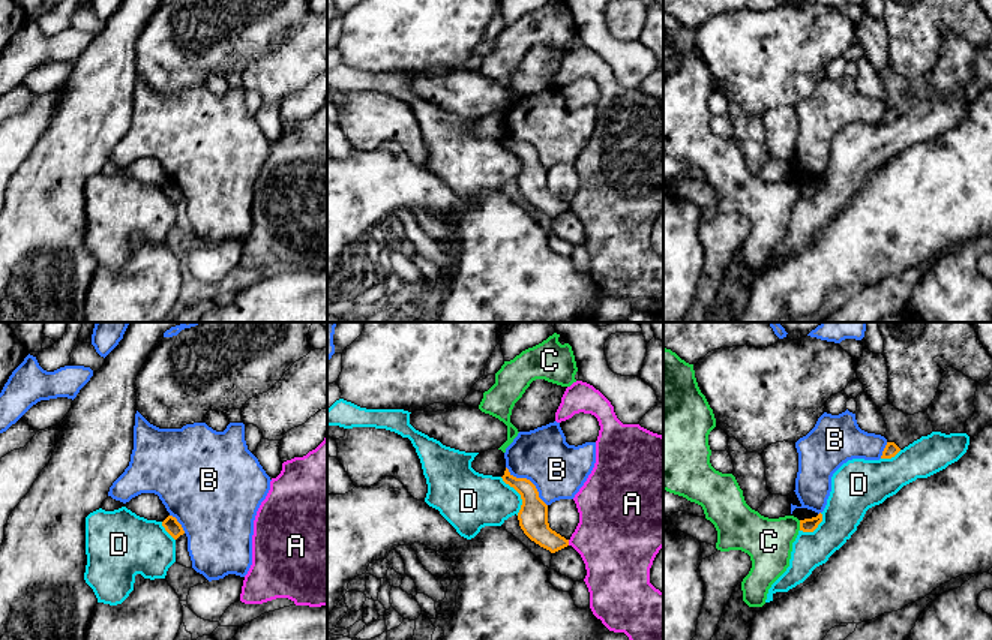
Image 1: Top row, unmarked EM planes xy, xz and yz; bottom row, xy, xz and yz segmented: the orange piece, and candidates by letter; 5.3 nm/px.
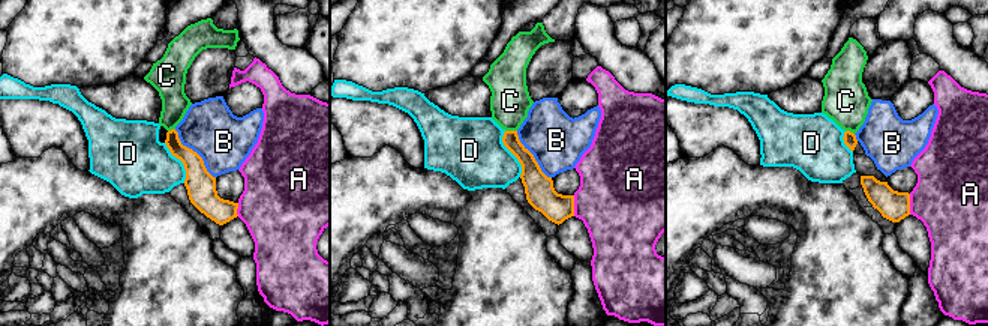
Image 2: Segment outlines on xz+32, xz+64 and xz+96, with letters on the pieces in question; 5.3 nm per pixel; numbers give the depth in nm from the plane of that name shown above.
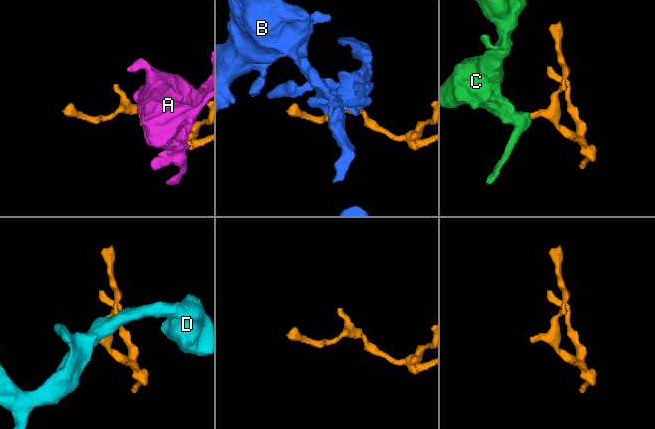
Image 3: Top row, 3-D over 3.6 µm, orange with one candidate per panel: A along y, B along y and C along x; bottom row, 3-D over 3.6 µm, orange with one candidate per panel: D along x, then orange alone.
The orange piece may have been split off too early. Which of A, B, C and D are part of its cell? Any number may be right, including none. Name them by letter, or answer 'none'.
none

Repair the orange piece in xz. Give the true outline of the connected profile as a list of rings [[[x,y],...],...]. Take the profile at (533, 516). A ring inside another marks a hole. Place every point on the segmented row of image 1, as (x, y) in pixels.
[[[507,468],[501,478],[521,495],[522,505],[518,520],[524,534],[551,553],[567,547],[569,540],[549,528],[548,505],[539,498],[536,486],[527,478],[513,477]]]

